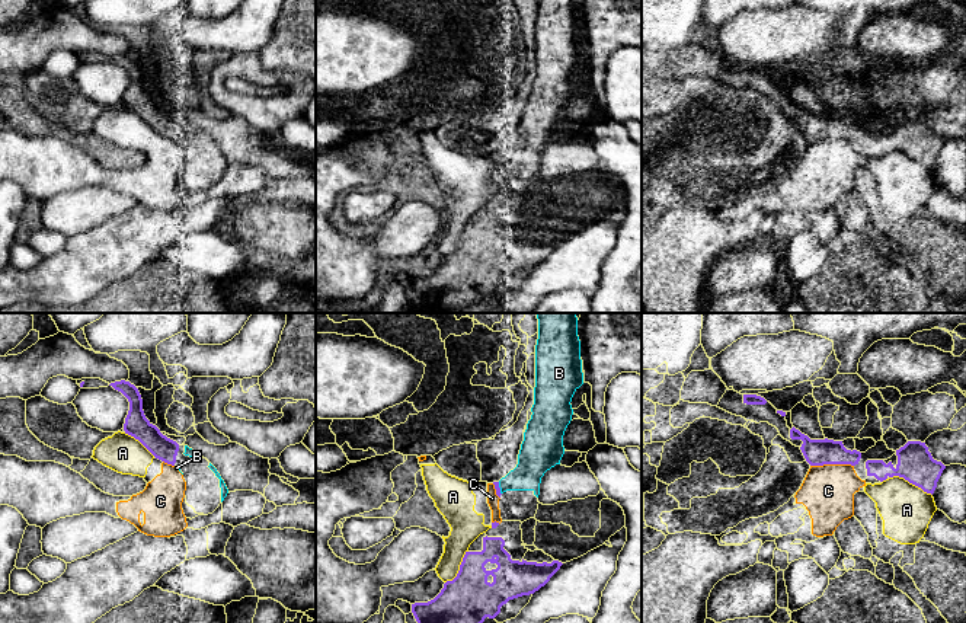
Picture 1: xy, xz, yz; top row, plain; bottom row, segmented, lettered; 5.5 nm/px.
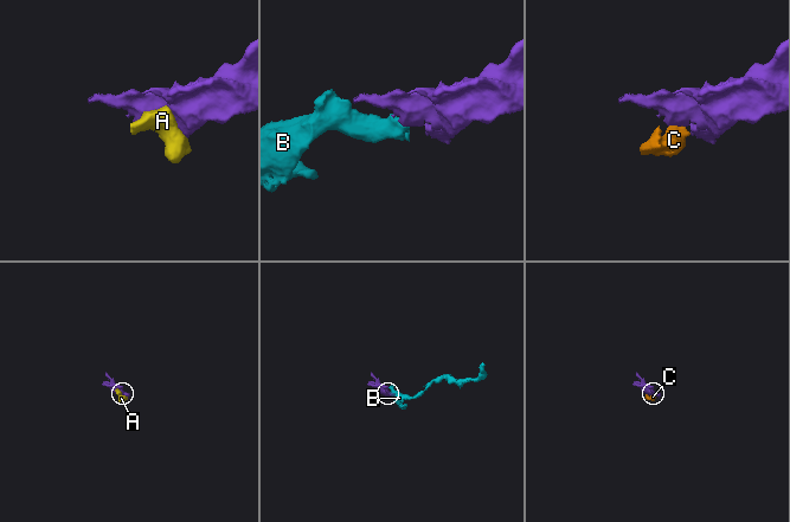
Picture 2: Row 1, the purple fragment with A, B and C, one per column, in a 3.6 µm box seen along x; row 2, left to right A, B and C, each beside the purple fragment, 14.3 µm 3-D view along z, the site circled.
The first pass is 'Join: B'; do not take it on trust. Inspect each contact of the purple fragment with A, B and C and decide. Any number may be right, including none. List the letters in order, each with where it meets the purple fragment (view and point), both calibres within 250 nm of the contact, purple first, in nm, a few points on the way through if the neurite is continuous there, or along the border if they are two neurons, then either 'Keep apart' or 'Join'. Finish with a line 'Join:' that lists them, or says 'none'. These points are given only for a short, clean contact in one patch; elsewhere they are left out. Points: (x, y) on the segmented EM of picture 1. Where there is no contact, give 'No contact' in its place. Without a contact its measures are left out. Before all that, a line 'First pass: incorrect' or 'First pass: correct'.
First pass: correct
A: Touches purple at yz (911, 482). Thickness 200 nm (purple) against 280 nm. Keep apart
B: Touches purple at xz (499, 488). Thickness 30 nm (purple) against 190 nm. Join
C: Touches purple at yz (831, 463). Thickness 140 nm (purple) against 280 nm. Keep apart
Join: B

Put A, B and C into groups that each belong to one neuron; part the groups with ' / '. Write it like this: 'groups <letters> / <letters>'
groups A C / B

